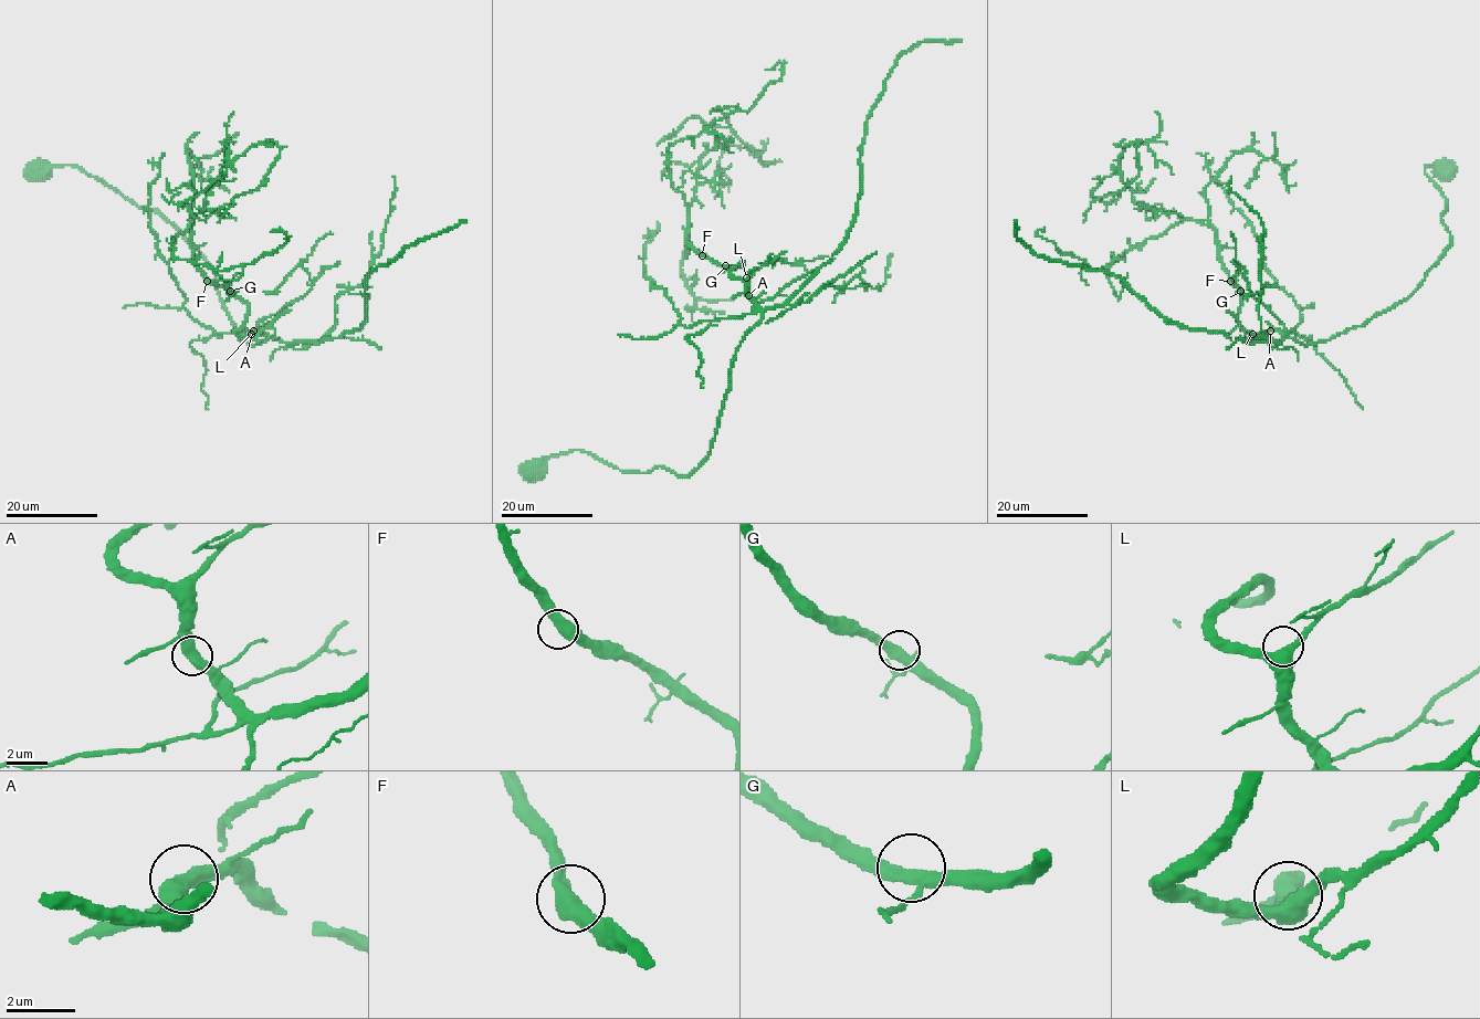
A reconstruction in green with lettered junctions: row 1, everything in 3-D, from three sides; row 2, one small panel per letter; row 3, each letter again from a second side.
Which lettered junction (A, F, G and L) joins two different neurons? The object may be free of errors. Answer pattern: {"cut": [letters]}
{"cut": []}

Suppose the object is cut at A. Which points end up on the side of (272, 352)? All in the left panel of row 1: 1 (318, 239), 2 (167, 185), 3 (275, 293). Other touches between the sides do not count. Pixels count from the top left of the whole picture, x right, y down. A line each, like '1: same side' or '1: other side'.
1: same side
2: other side
3: same side

